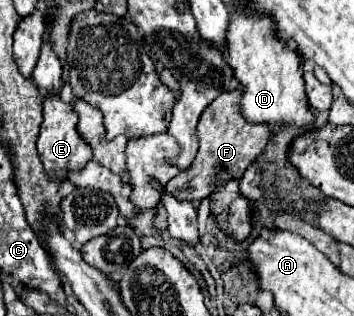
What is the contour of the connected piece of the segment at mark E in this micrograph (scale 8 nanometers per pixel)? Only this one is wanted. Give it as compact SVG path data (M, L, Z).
M46 94L42 100L42 108L44 108L42 110L44 120L38 136L38 156L48 174L52 174L54 178L66 180L68 170L78 170L88 160L92 160L92 148L88 146L88 142L84 142L84 138L80 138L80 132L76 130L78 118L72 104L64 104L58 94Z

